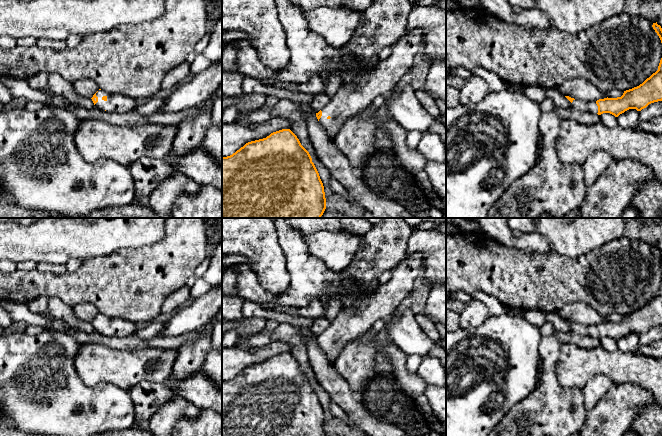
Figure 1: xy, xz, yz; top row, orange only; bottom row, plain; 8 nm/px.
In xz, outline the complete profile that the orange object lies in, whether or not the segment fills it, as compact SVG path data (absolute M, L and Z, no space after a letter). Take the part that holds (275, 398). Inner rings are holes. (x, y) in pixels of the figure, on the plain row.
M290 353L248 366L232 379L222 381L222 436L324 436L325 433L324 410L319 397L309 376Z

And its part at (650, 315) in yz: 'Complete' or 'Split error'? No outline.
Split error

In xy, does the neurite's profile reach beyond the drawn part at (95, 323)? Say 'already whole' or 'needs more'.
needs more

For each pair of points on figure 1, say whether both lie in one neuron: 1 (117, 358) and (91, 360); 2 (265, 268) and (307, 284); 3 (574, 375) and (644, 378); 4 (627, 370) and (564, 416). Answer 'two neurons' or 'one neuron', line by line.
1: one neuron
2: two neurons
3: one neuron
4: two neurons

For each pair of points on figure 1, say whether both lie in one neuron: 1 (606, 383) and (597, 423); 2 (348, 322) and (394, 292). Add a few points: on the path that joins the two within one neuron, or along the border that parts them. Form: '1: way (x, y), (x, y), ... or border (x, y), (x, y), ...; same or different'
1: border (613, 385), (587, 411); different
2: way (359, 319), (367, 311), (379, 306), (383, 302); same

